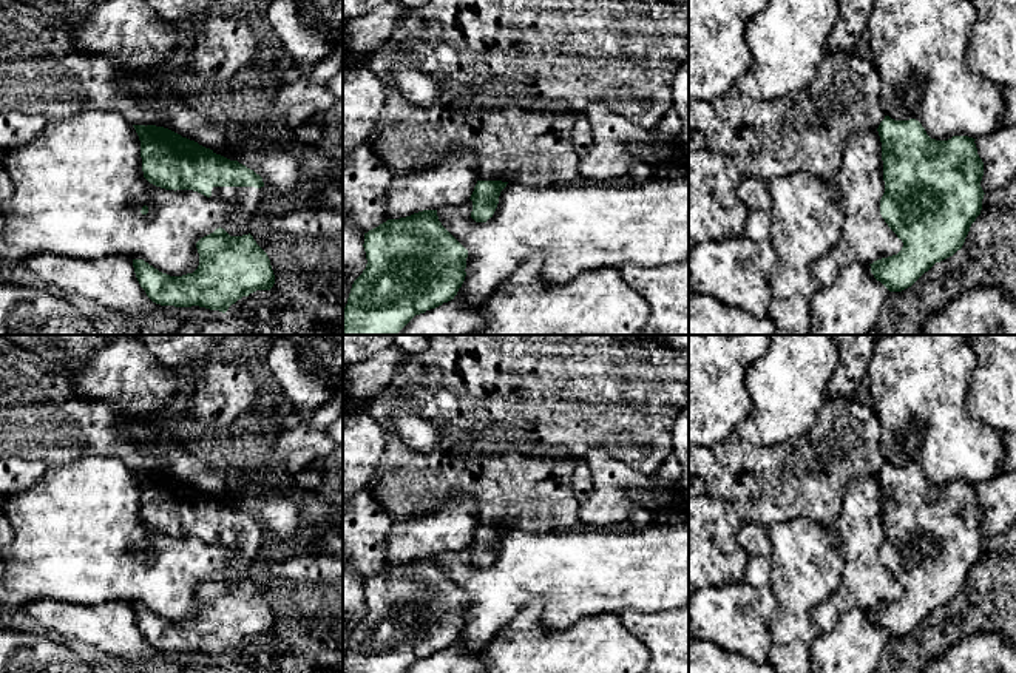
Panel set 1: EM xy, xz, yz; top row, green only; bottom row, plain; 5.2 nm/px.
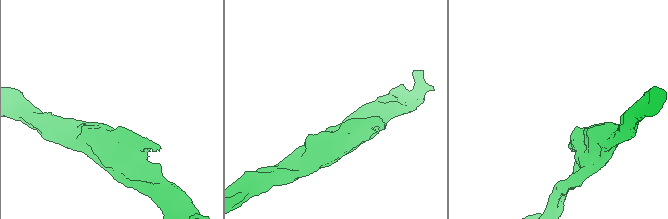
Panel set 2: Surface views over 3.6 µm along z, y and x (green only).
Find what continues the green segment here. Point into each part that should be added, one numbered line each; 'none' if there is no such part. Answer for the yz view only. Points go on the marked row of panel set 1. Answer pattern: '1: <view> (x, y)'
none

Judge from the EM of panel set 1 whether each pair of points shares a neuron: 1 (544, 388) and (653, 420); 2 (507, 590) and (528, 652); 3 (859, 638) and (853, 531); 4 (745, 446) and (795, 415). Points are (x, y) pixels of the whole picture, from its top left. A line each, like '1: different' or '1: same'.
1: same
2: different
3: different
4: different

